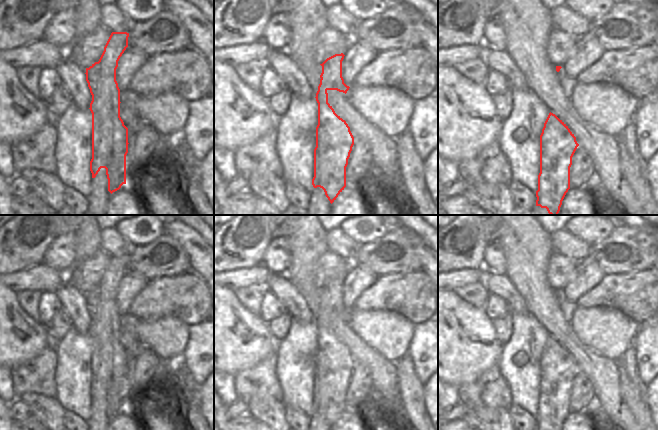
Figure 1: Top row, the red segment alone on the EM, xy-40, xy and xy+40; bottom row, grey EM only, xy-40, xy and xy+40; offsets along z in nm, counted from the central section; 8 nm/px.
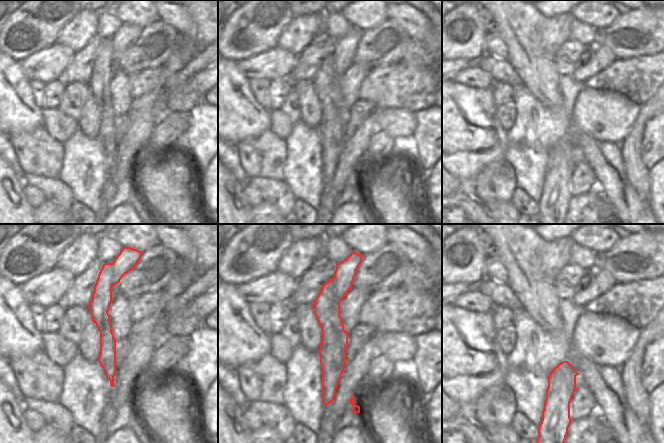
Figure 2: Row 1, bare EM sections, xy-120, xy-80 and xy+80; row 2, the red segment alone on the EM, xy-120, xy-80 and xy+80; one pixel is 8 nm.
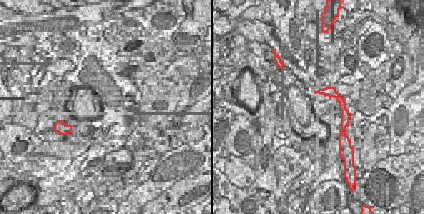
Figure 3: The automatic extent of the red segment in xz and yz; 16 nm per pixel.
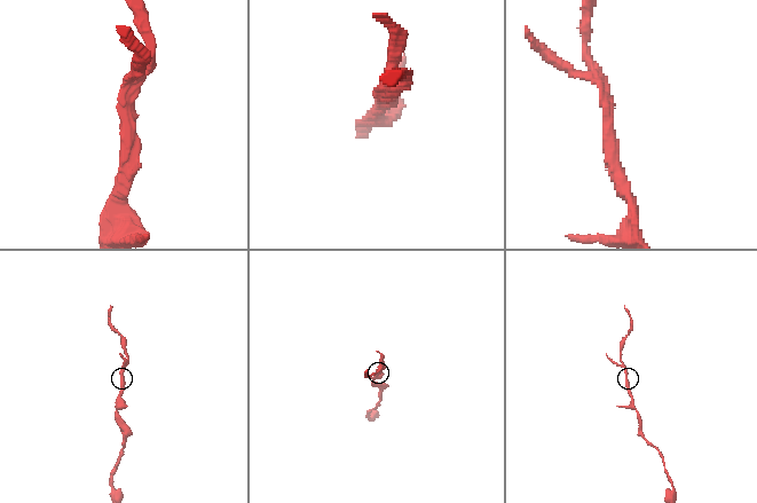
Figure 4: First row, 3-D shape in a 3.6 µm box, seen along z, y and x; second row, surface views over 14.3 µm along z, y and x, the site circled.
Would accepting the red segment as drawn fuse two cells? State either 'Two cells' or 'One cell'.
Two cells

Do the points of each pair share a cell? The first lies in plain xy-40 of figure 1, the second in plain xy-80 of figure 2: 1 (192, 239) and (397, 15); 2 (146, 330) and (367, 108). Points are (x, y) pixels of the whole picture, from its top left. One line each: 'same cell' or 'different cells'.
1: same cell
2: different cells

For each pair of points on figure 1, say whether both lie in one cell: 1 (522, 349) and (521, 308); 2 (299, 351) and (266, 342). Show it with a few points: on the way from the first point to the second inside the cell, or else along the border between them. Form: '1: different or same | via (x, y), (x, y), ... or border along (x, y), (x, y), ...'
1: different | border along (510, 311), (517, 313), (528, 312)
2: different | border along (277, 343), (274, 352)

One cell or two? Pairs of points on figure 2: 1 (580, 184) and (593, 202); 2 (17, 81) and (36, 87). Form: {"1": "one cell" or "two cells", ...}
{"1": "two cells", "2": "two cells"}

